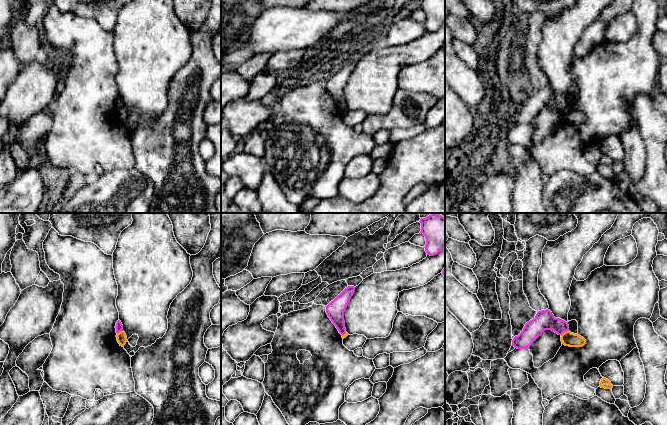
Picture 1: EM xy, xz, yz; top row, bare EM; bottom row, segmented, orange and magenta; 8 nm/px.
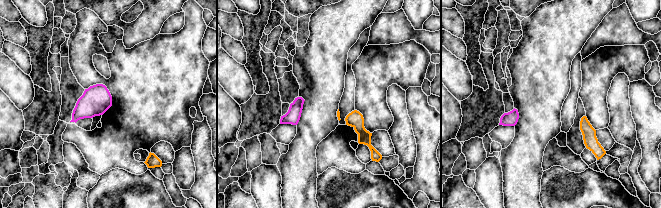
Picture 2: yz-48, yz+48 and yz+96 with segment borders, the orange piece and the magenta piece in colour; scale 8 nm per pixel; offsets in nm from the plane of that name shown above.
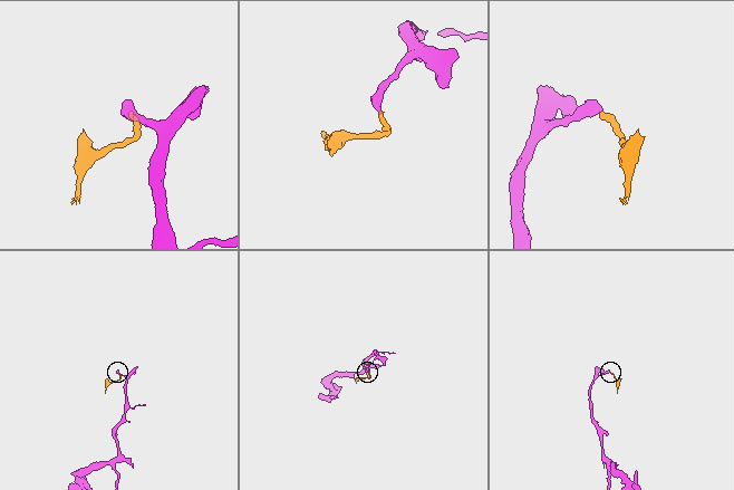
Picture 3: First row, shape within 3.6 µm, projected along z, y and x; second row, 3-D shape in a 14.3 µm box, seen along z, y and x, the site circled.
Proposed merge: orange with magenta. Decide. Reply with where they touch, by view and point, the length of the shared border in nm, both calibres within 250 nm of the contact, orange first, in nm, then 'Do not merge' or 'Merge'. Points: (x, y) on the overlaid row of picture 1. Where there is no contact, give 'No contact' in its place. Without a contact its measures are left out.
Touches orange at yz (564, 332). Shared border 80 nm. Thickness 110 nm (orange) against 160 nm. Do not merge

